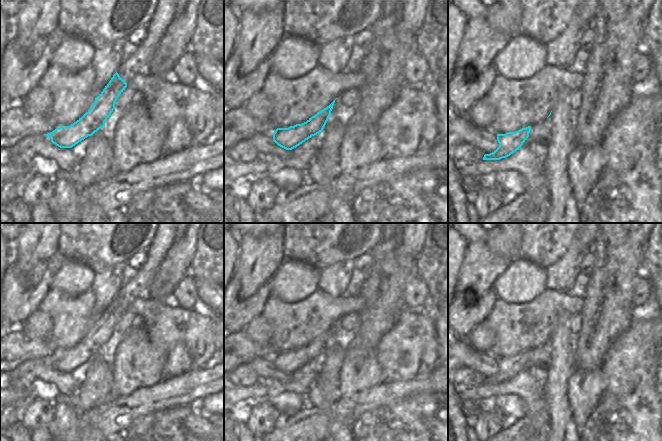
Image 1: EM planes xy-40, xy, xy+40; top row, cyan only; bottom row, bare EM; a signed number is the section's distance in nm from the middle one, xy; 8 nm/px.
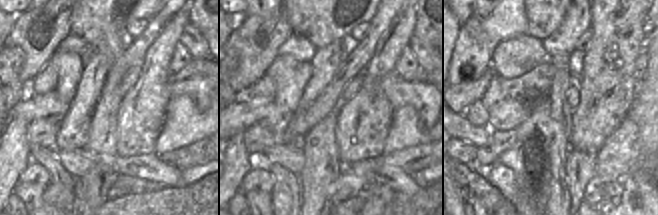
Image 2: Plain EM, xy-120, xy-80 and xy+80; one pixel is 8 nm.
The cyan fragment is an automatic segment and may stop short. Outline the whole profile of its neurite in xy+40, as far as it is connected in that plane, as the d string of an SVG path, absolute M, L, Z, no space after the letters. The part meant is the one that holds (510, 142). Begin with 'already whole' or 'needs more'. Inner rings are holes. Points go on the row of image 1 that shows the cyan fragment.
already whole | M531 126L522 128L516 132L497 134L499 147L490 154L485 154L483 160L500 160L519 150L529 137Z

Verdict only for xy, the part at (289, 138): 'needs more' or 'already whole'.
already whole

